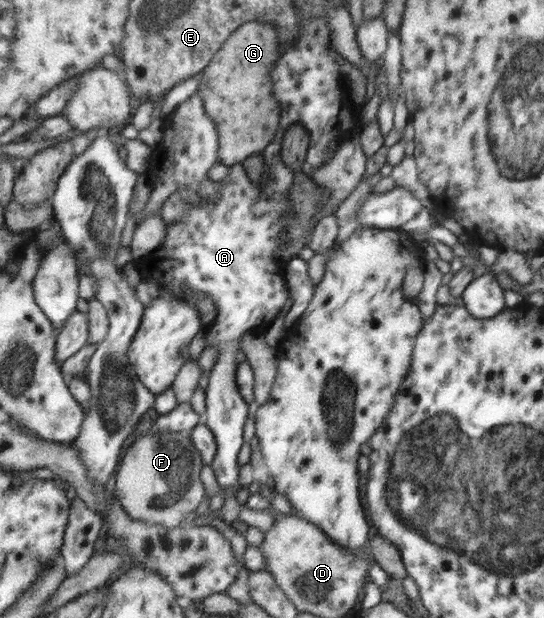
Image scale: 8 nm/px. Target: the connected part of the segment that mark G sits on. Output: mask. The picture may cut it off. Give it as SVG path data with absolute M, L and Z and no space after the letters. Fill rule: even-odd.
M248 20L231 33L227 43L202 72L199 92L212 121L219 129L220 162L227 166L248 161L250 155L262 153L272 141L272 129L278 123L278 105L270 95L268 69L283 55L276 25ZM262 83L262 85L254 85ZM272 125L272 127L270 127Z

